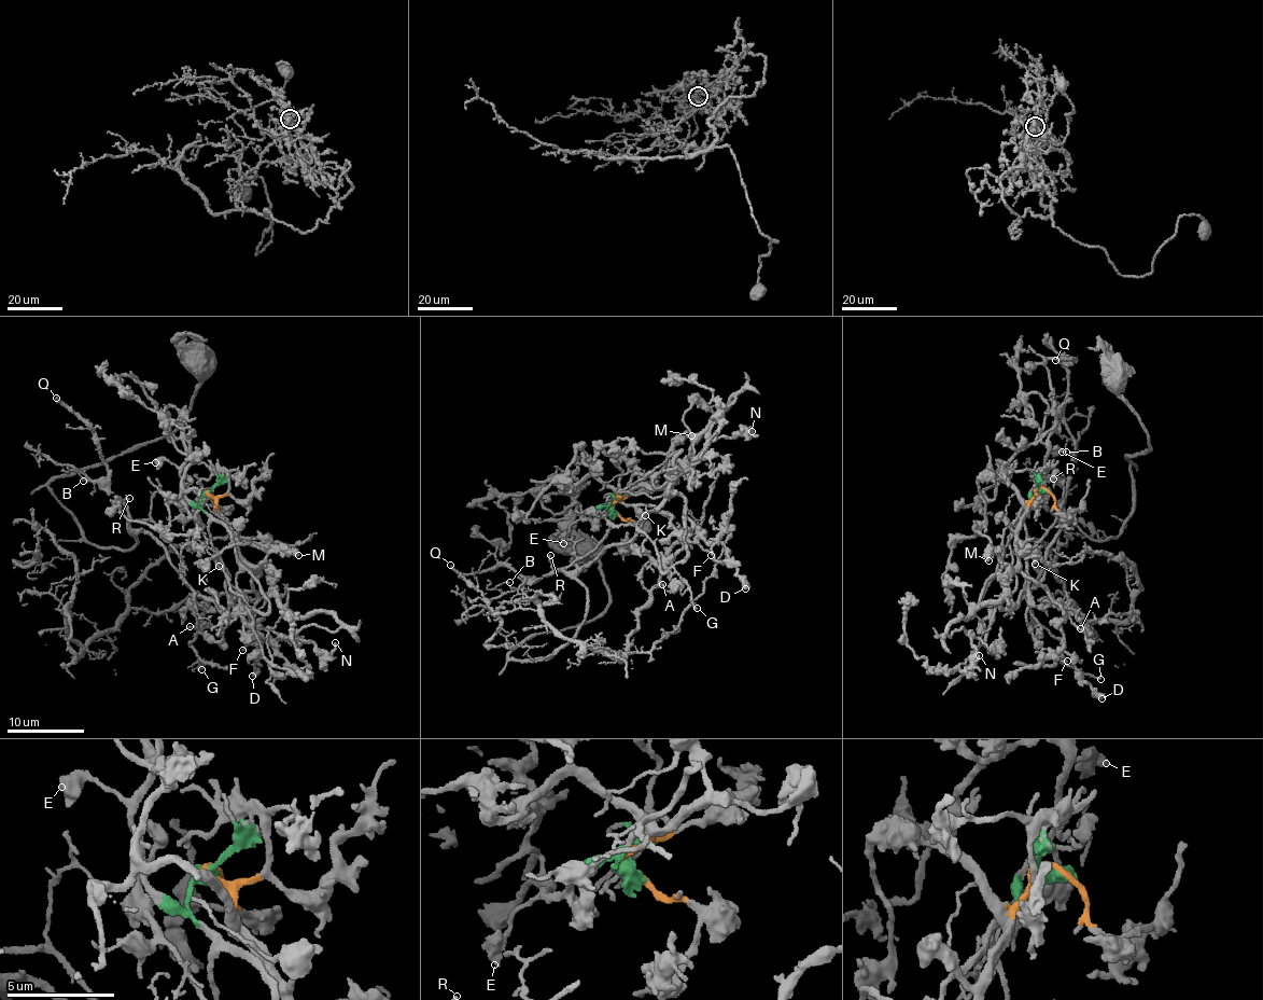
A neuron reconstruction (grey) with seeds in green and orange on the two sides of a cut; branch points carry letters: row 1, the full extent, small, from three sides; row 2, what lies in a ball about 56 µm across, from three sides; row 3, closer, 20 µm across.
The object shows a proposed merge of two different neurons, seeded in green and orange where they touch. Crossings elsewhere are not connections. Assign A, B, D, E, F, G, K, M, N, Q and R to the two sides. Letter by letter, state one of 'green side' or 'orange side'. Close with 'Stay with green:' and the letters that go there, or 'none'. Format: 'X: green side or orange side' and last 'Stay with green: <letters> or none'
A: orange side
B: green side
D: orange side
E: green side
F: orange side
G: green side
K: green side
M: orange side
N: orange side
Q: green side
R: green side
Stay with green: B, E, G, K, Q, R

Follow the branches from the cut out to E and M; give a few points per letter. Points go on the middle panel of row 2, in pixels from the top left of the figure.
E: (612, 511), (601, 507), (571, 525), (563, 544)
M: (612, 511), (611, 505), (631, 490), (665, 483), (670, 453), (691, 434)

